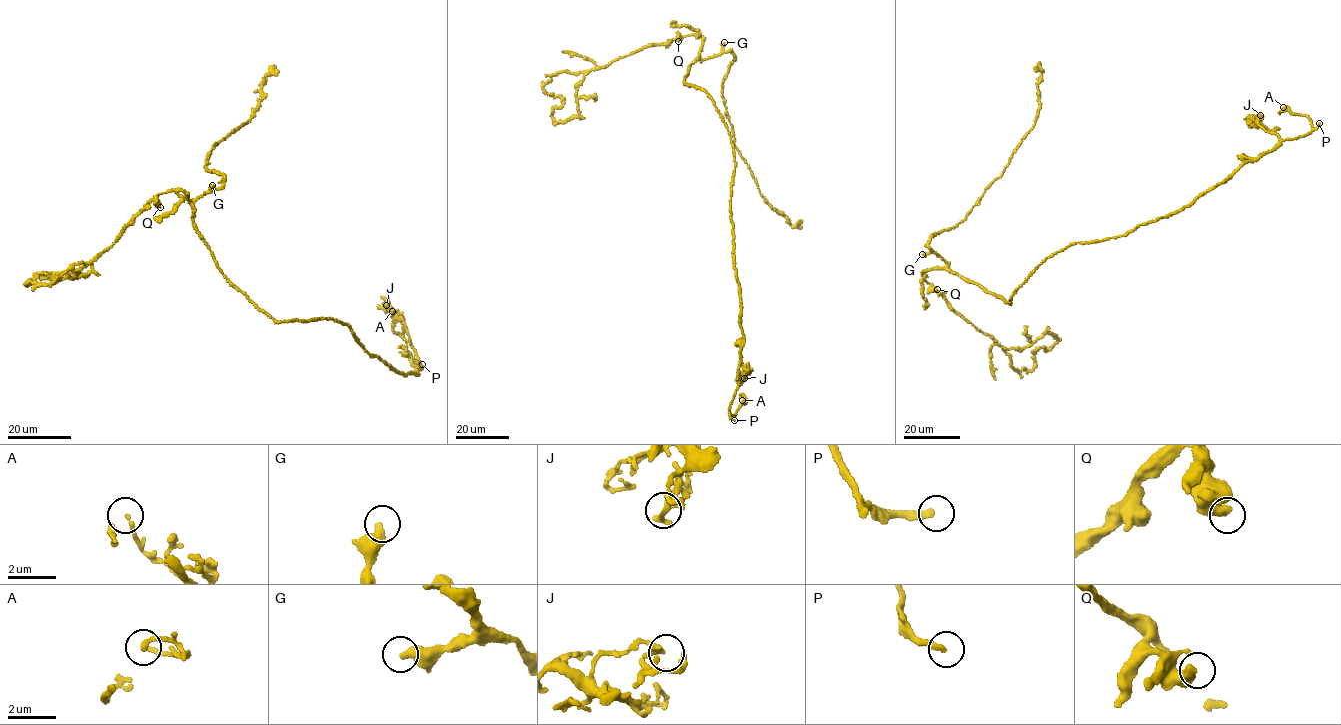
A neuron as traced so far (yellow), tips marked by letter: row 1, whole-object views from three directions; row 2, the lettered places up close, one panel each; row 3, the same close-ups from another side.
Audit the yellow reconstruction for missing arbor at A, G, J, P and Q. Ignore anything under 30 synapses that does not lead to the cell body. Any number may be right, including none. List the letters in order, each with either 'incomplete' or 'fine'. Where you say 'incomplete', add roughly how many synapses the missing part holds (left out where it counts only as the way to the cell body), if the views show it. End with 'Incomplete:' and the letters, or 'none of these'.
A: fine
G: fine
J: fine
P: incomplete
Q: fine
Incomplete: P

